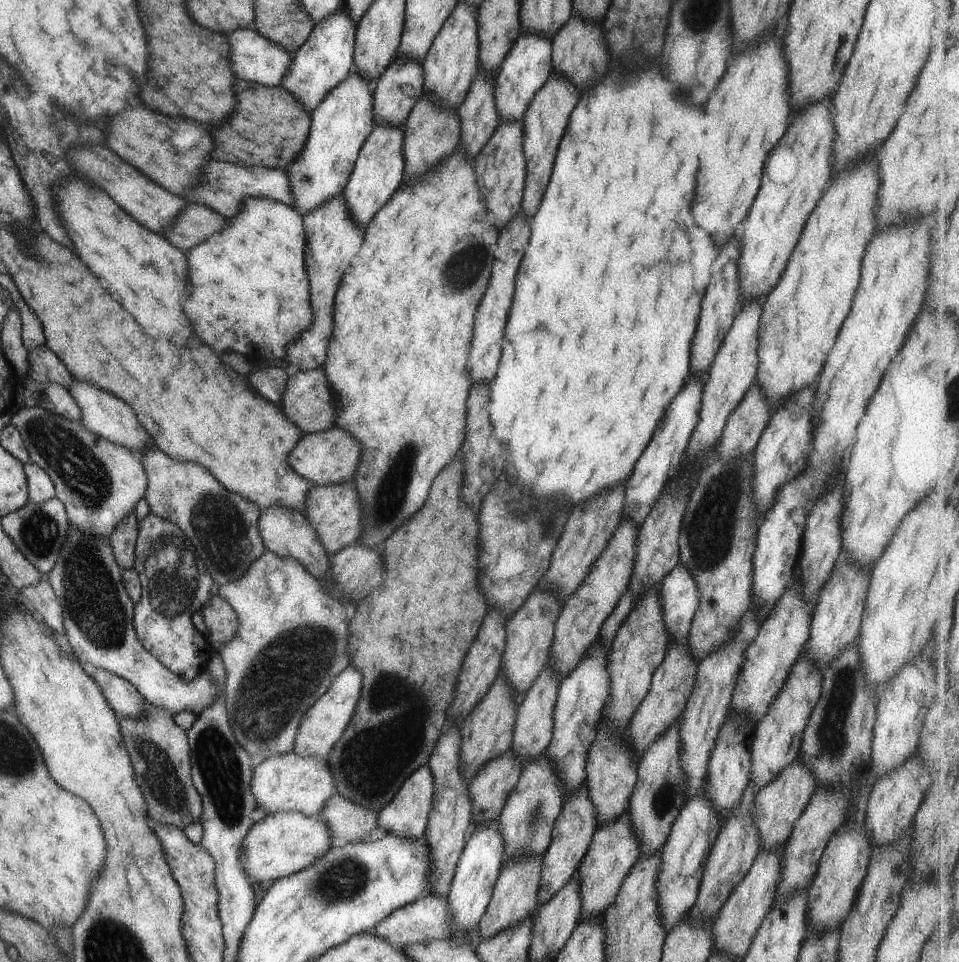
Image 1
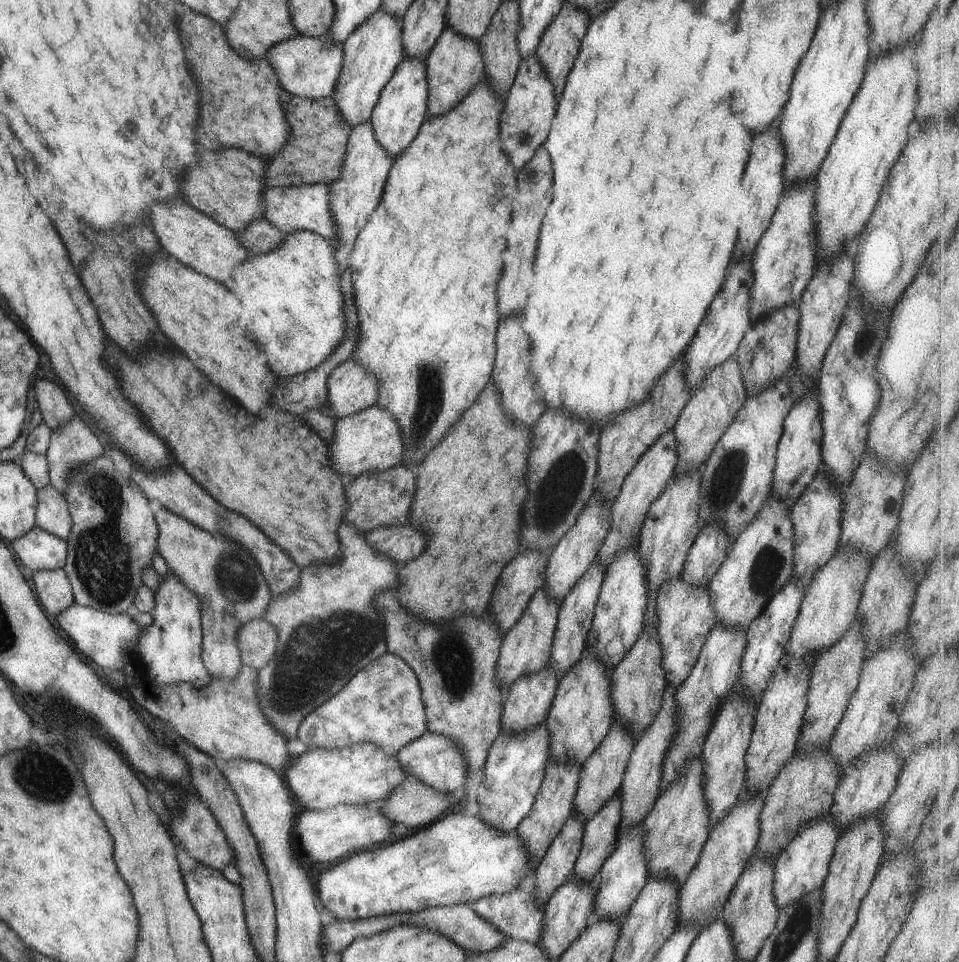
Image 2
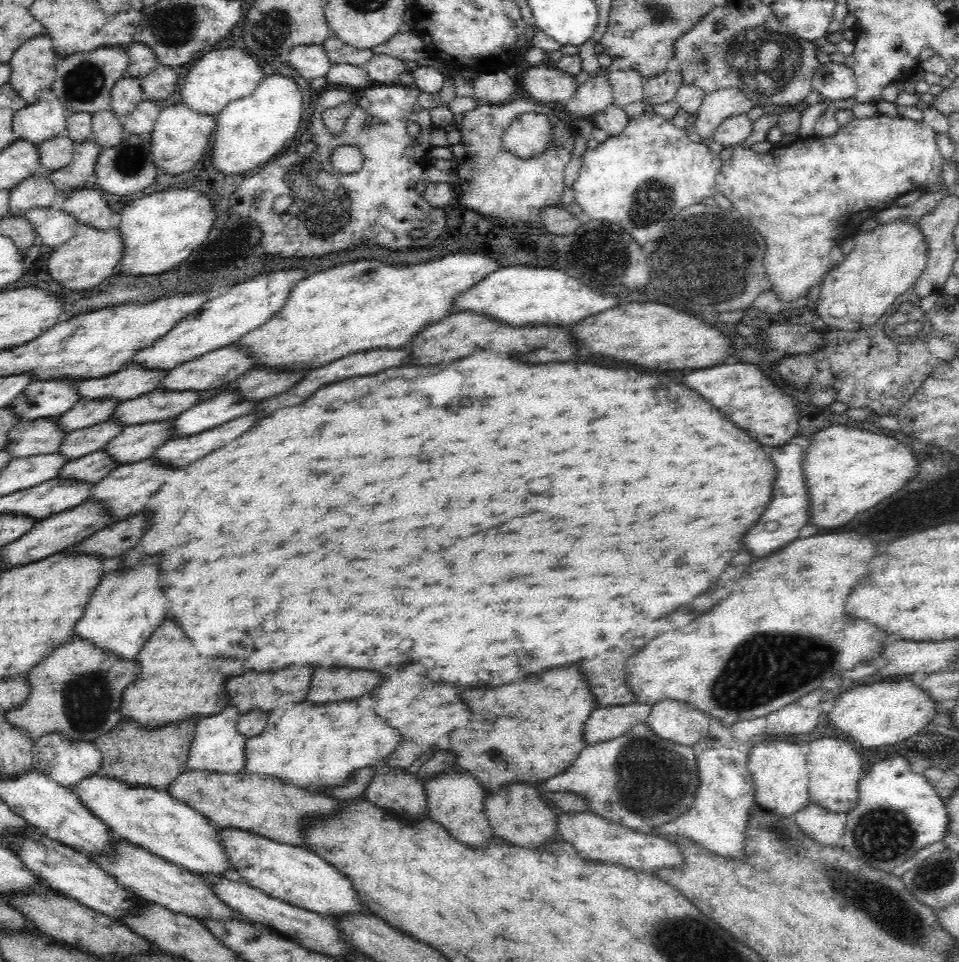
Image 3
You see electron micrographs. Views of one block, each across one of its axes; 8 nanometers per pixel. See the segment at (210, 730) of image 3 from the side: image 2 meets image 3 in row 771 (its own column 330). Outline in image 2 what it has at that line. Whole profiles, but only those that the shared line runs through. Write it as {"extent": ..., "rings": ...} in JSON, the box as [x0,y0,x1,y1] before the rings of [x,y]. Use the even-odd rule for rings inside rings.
{"extent":[261,184,337,242],"rings":[[[291,184],[291,186],[267,187],[263,186],[261,190],[261,200],[263,200],[263,214],[261,218],[267,220],[273,228],[277,228],[279,232],[295,232],[295,230],[309,230],[328,242],[332,242],[337,236],[335,226],[333,226],[333,218],[329,212],[329,202],[327,202],[326,184]]]}

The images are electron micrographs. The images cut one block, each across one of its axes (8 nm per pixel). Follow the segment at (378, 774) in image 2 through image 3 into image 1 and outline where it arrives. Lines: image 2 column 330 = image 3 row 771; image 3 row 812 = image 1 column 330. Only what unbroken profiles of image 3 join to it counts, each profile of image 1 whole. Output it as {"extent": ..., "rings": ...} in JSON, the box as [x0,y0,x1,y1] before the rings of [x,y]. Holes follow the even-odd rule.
{"extent":[249,751,335,817],"rings":[[[293,751],[263,759],[252,769],[249,792],[256,807],[266,815],[278,812],[301,813],[306,817],[316,815],[327,797],[335,794],[334,782],[325,760],[319,757],[297,756]]]}

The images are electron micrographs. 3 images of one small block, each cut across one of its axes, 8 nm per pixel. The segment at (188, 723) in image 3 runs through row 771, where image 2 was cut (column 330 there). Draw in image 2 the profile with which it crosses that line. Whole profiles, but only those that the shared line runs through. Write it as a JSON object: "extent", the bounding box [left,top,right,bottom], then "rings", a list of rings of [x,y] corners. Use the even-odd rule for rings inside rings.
{"extent":[263,90,350,187],"rings":[[[279,90],[279,104],[287,120],[289,136],[278,154],[265,158],[263,184],[267,187],[295,186],[299,184],[333,184],[341,176],[343,156],[350,128],[337,112],[332,98],[306,99]]]}

